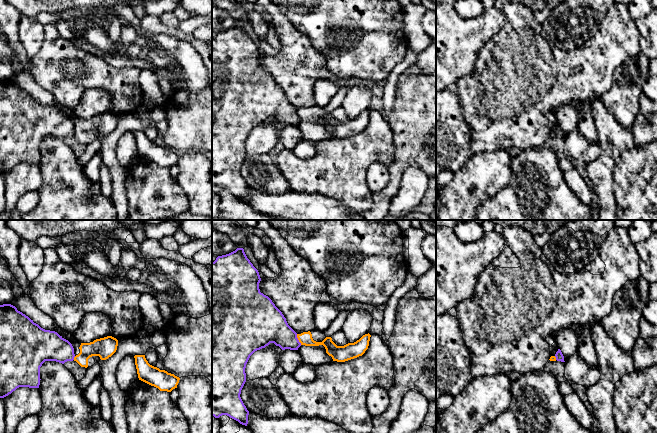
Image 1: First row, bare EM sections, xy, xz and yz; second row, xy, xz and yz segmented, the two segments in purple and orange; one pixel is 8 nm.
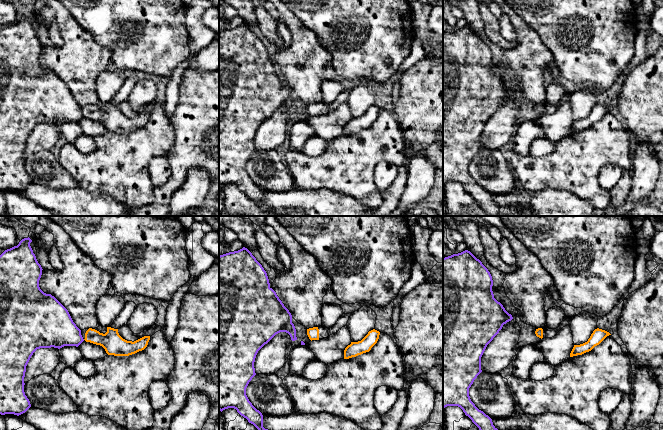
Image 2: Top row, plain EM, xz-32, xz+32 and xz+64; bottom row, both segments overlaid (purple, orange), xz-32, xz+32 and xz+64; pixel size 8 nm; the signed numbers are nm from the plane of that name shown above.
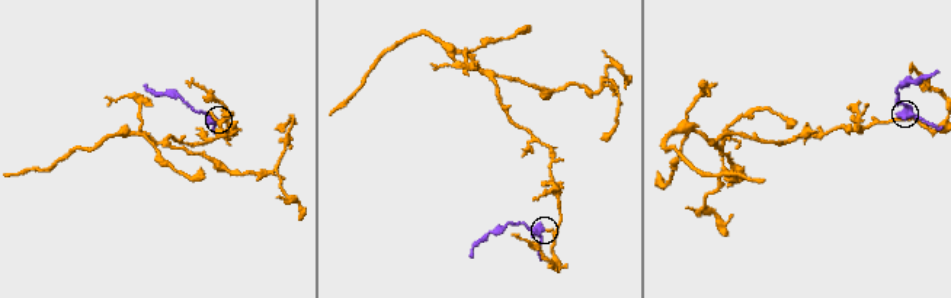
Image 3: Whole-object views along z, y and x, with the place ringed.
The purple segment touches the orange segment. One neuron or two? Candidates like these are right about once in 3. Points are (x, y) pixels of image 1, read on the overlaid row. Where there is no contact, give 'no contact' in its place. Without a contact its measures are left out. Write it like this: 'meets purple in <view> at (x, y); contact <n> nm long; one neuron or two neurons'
meets purple in xz at (297, 339); contact 100 nm long; two neurons

